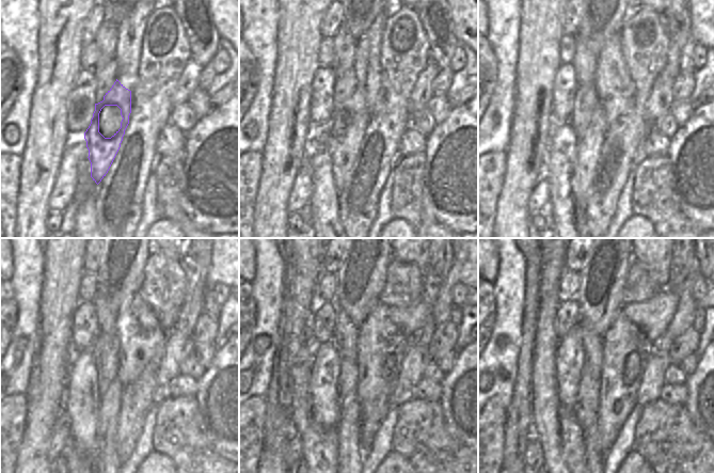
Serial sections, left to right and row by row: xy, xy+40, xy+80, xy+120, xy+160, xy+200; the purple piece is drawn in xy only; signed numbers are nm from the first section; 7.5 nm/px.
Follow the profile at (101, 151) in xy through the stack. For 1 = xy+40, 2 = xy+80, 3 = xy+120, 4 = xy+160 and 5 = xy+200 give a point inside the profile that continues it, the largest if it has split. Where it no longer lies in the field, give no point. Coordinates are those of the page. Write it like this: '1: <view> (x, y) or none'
1: xy+40 (347, 127)
2: xy+80 (588, 148)
3: xy+120 (110, 400)
4: xy+160 (350, 451)
5: xy+200 (593, 455)

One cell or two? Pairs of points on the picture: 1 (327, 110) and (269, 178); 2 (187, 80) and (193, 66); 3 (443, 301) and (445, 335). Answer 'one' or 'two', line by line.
1: two
2: one
3: two

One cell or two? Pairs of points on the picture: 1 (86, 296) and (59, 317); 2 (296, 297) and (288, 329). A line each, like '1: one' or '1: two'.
1: two
2: one

